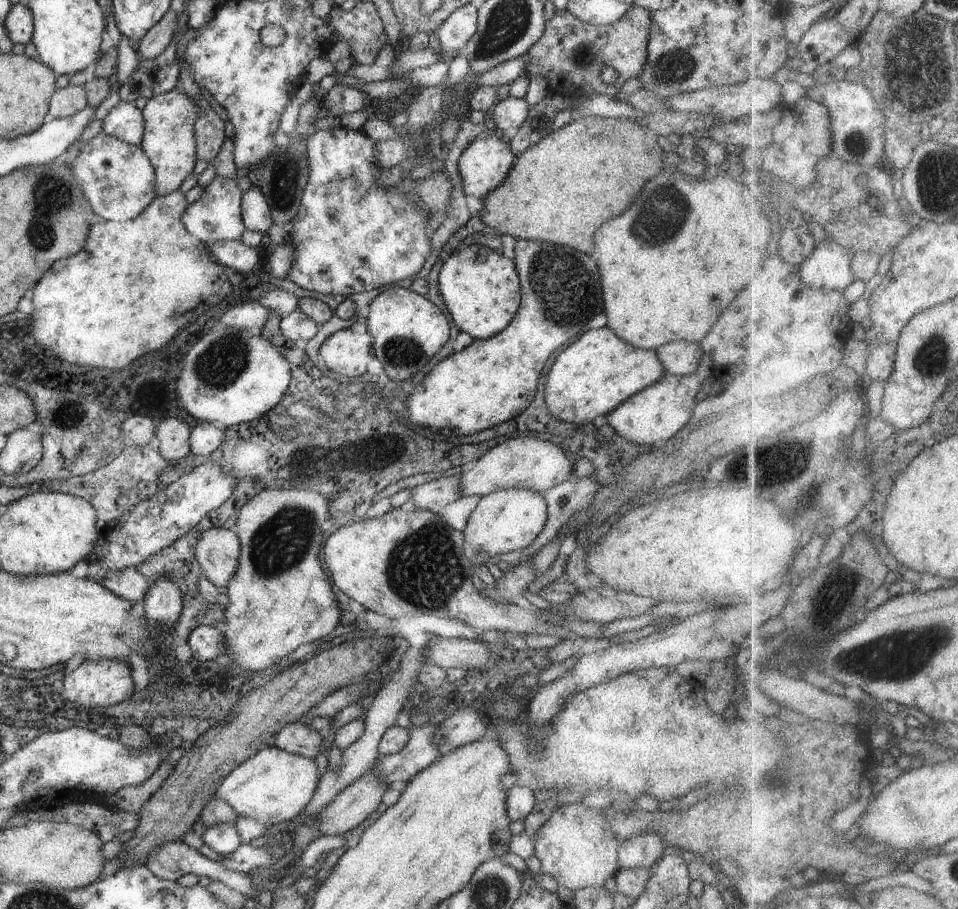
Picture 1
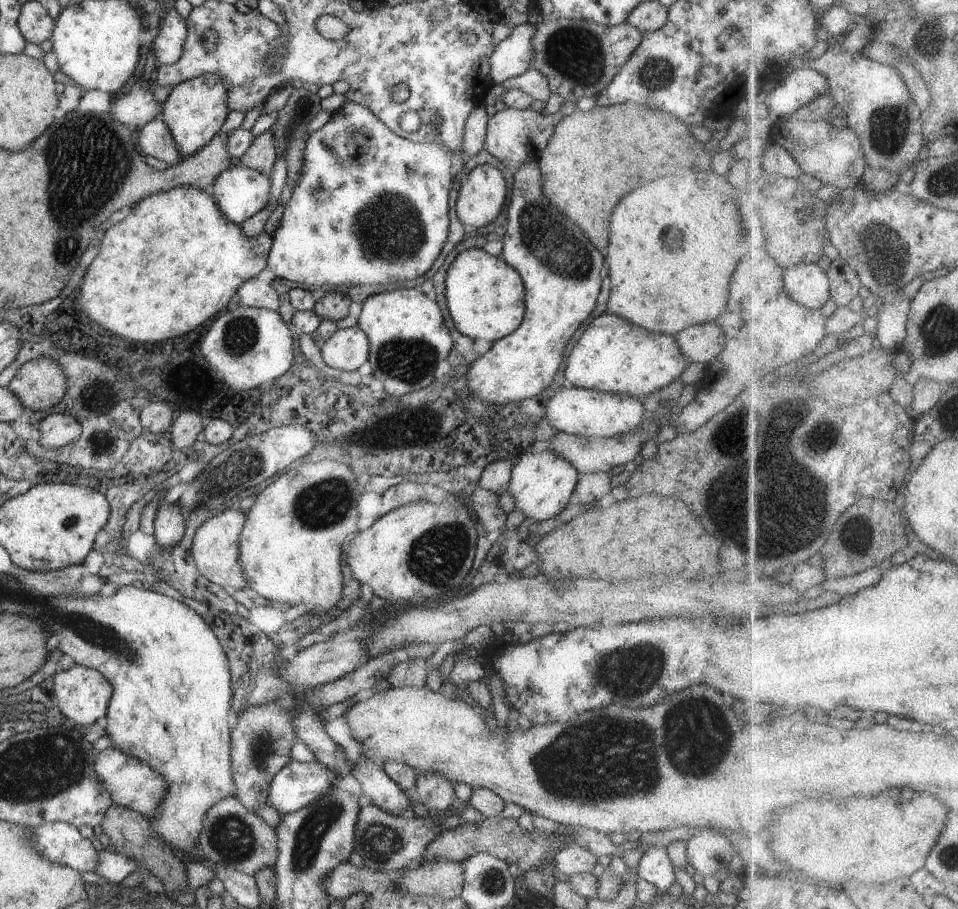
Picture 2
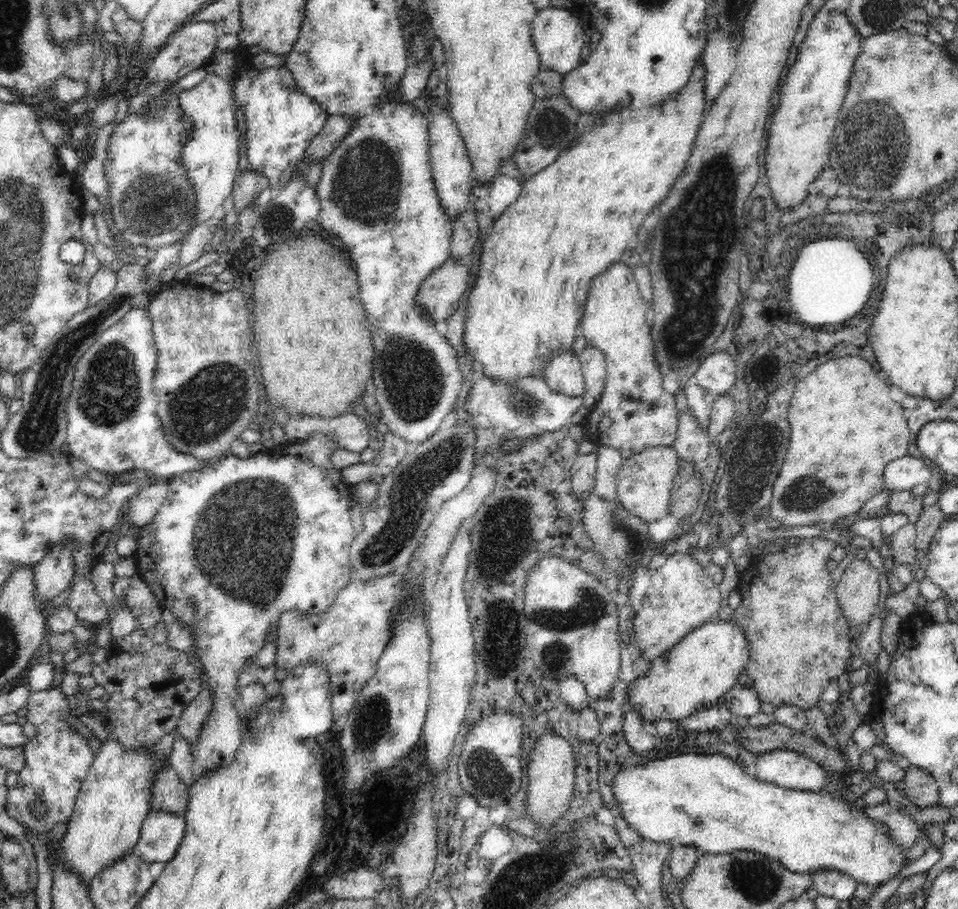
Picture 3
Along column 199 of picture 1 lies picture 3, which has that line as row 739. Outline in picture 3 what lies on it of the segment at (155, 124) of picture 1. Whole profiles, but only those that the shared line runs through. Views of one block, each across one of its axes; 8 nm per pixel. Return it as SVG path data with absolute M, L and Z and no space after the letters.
M108 737L96 751L87 778L74 802L72 816L67 821L67 831L60 838L58 850L49 856L50 868L54 863L64 863L89 886L92 877L104 870L122 855L132 853L138 842L141 826L150 810L154 776L166 766L167 760L152 759L152 750L124 749L122 743Z

